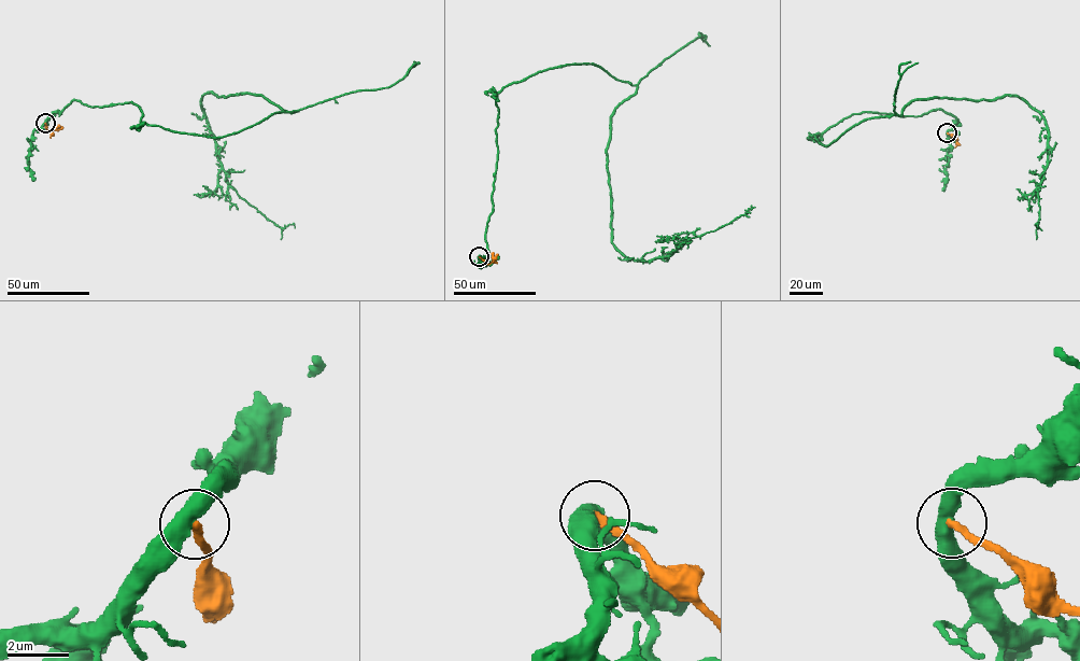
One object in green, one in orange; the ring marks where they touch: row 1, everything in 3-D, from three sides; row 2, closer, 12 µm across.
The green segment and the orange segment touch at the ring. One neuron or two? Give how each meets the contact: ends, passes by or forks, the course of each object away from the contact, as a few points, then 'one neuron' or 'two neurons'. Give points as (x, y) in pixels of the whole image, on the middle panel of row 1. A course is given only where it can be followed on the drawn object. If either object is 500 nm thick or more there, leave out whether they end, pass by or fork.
green via (479, 256), (497, 94), (567, 65), (637, 86), (607, 150), (627, 256), (668, 255), (755, 207) | orange via (479, 256), (489, 264), (493, 252) | two neurons

